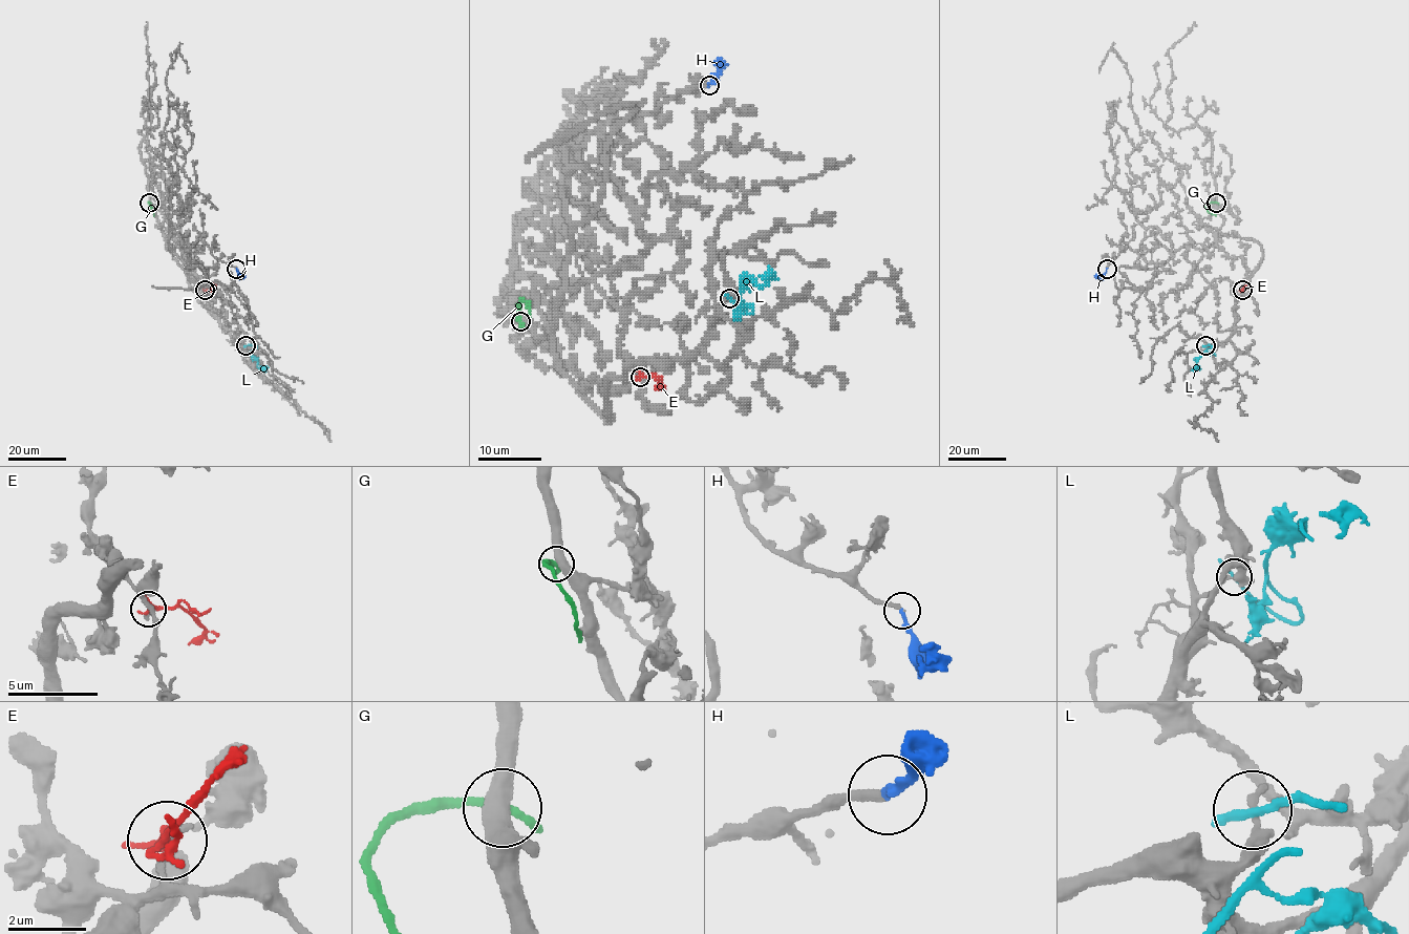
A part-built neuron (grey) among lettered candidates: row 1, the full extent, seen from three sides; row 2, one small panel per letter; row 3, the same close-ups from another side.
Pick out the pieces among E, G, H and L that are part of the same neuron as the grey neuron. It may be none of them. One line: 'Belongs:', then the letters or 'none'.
Belongs: H

